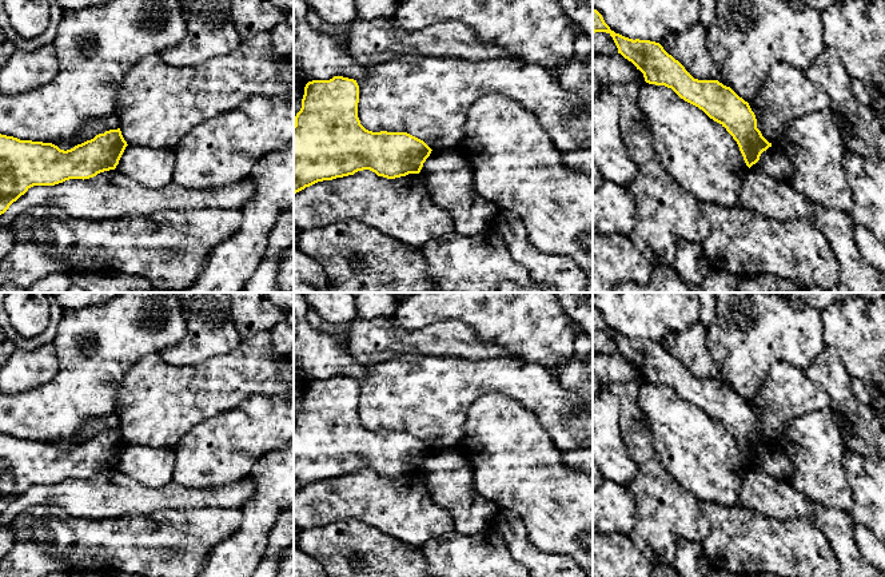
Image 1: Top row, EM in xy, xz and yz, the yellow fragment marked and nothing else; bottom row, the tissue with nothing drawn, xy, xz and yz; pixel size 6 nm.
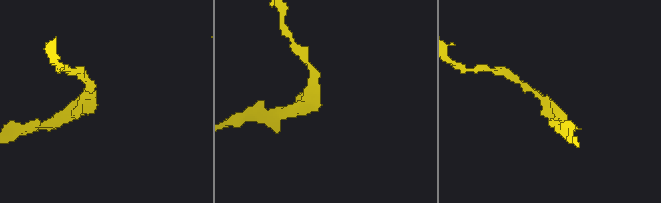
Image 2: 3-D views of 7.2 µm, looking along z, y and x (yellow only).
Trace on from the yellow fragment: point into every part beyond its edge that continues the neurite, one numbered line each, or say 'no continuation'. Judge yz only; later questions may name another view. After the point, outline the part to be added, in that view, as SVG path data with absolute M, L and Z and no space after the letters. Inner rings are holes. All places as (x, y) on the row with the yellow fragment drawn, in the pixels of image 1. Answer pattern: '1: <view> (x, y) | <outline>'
no continuation

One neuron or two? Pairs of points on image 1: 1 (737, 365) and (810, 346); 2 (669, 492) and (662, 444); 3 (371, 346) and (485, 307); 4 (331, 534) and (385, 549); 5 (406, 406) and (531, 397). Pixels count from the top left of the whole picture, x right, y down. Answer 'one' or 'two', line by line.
1: one
2: two
3: two
4: one
5: one

